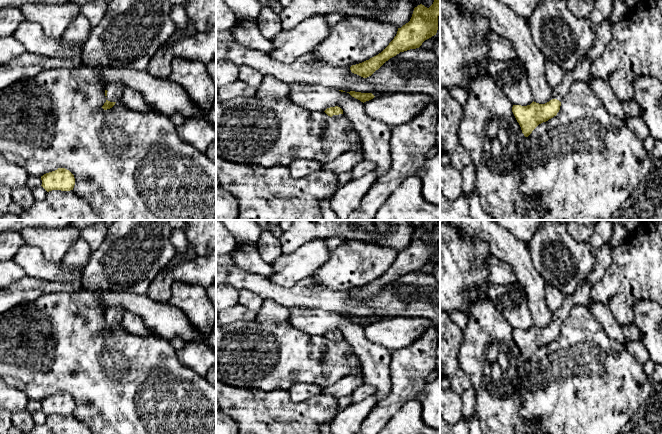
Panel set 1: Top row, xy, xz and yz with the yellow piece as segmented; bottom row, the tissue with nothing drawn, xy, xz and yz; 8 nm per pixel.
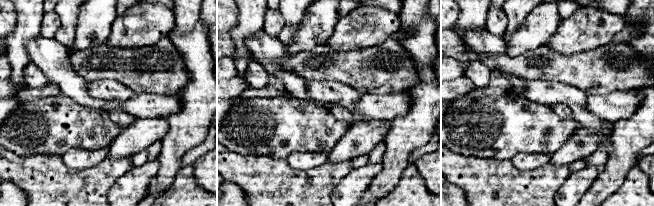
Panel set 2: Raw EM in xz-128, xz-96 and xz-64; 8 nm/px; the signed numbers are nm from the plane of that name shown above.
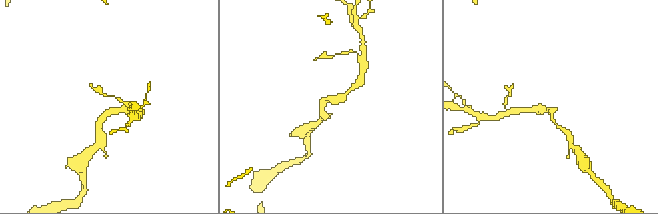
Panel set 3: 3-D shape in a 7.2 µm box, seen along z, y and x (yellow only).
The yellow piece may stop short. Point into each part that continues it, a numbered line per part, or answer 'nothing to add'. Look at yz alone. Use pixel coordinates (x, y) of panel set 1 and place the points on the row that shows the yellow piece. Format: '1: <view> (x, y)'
1: yz (582, 72)

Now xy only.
1: xy (114, 89)

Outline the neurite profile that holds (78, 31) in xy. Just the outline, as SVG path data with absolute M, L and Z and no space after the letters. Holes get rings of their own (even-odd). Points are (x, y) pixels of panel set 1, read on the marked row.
M79 14L65 30L61 37L62 41L68 47L84 44L89 38L91 29L92 26L87 18Z

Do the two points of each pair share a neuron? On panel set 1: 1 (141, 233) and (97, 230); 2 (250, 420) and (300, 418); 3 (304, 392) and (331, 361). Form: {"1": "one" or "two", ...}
{"1": "two", "2": "one", "3": "two"}

